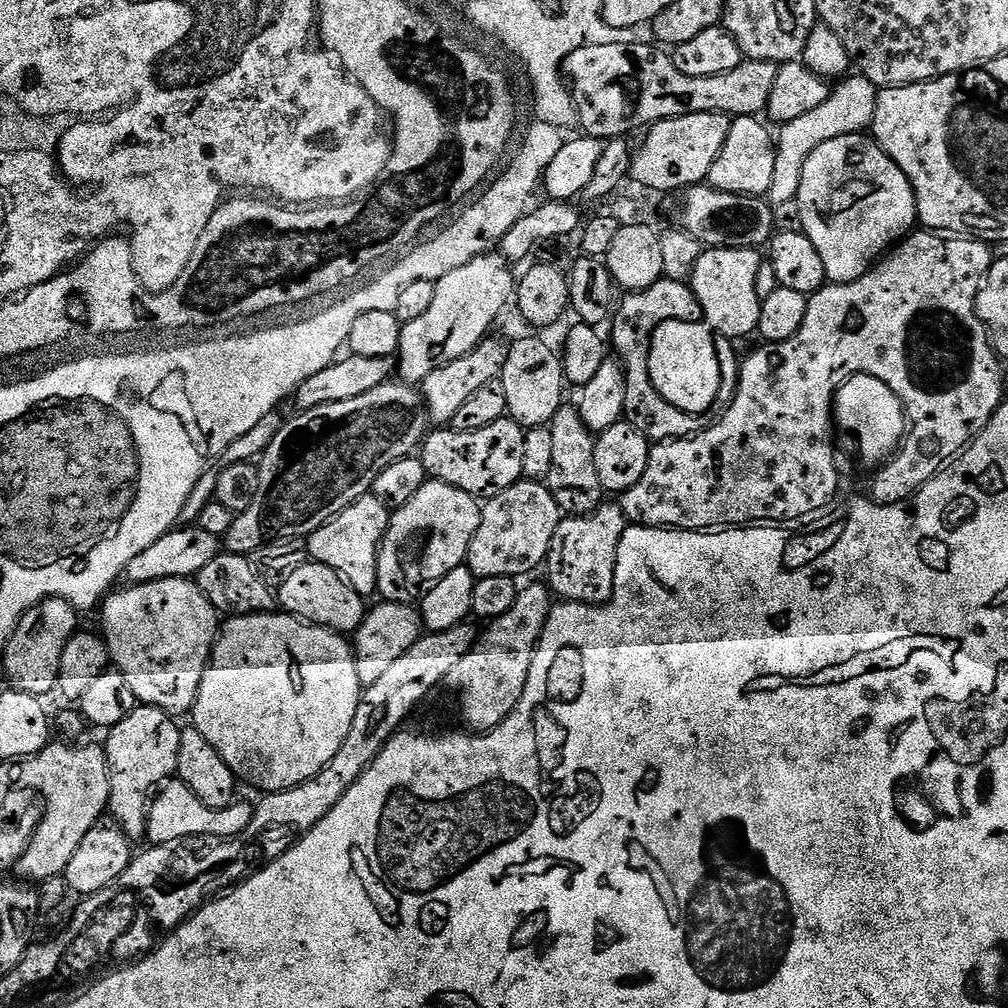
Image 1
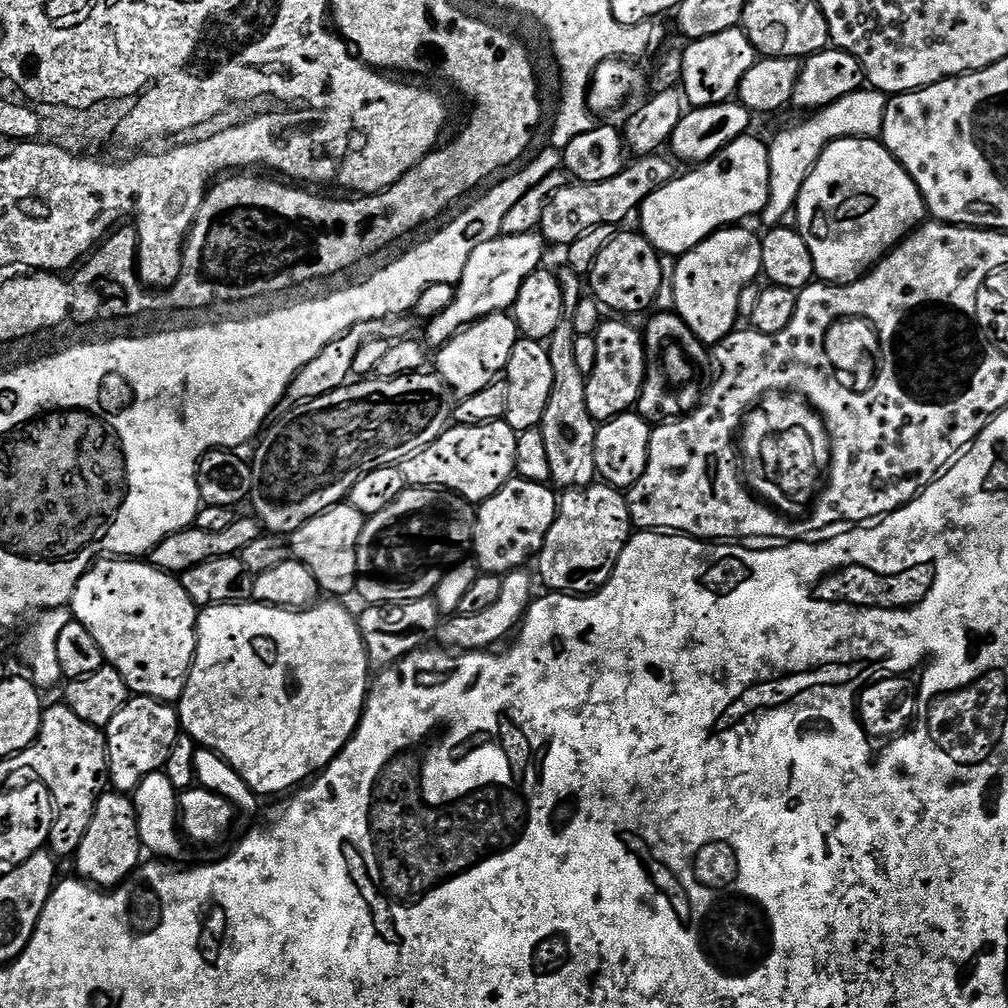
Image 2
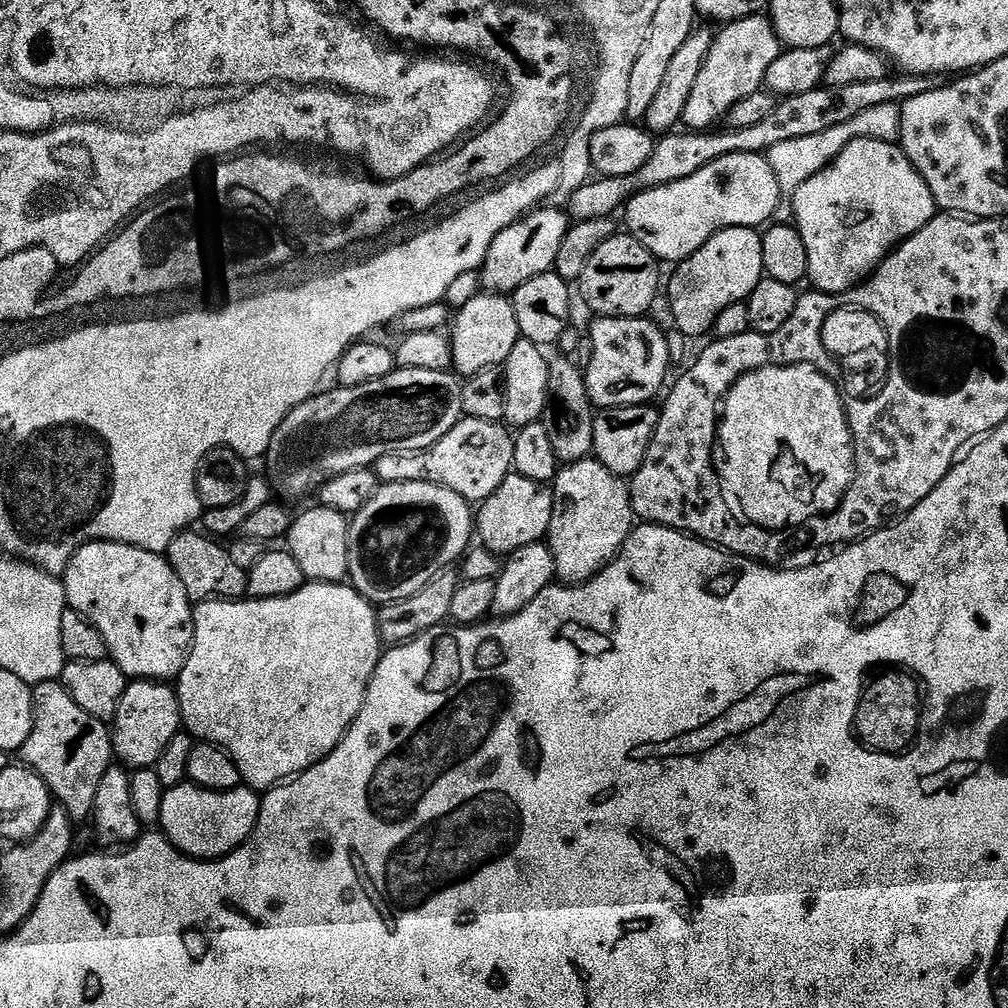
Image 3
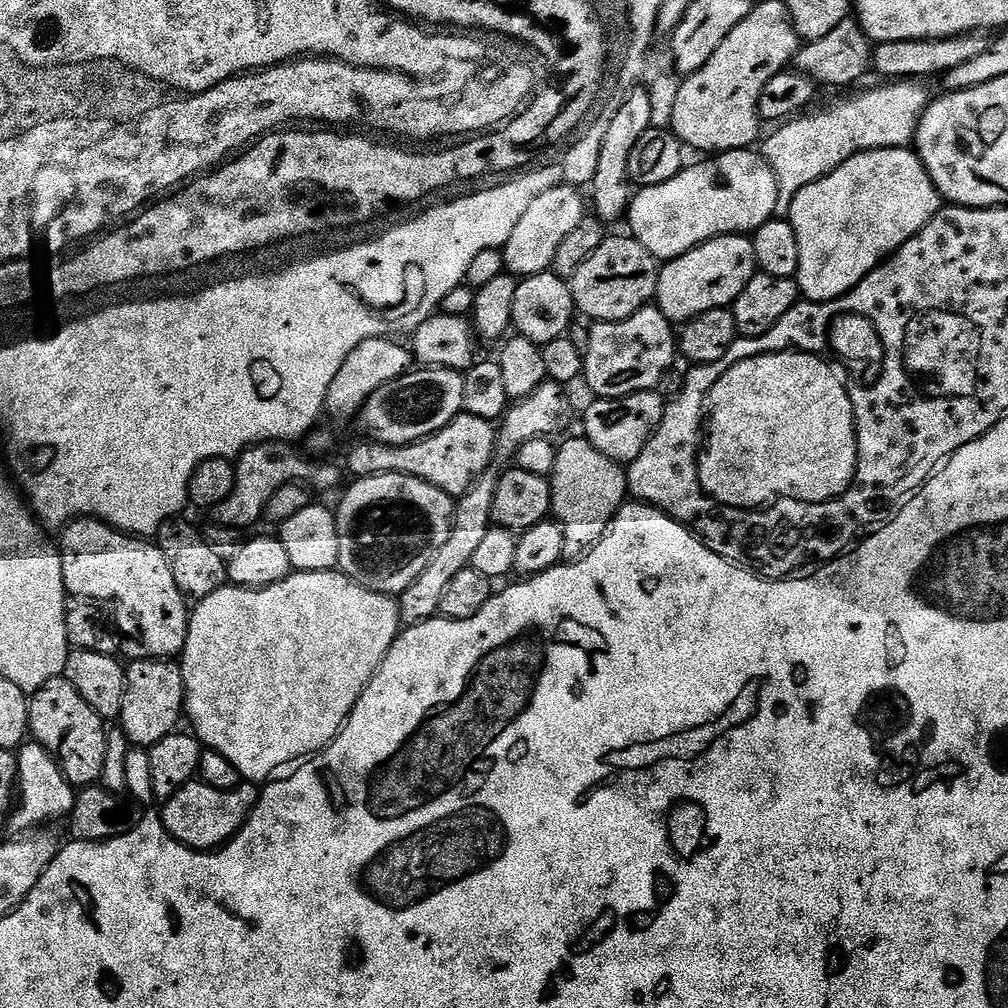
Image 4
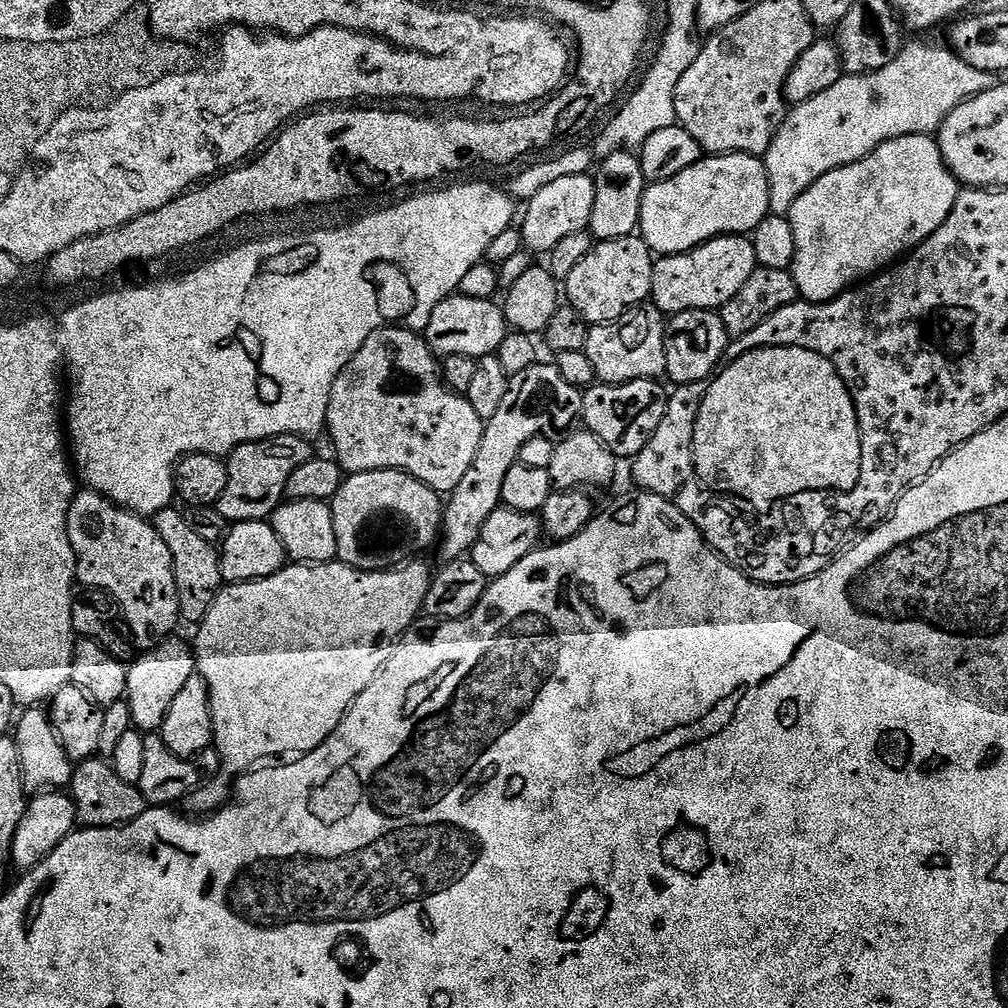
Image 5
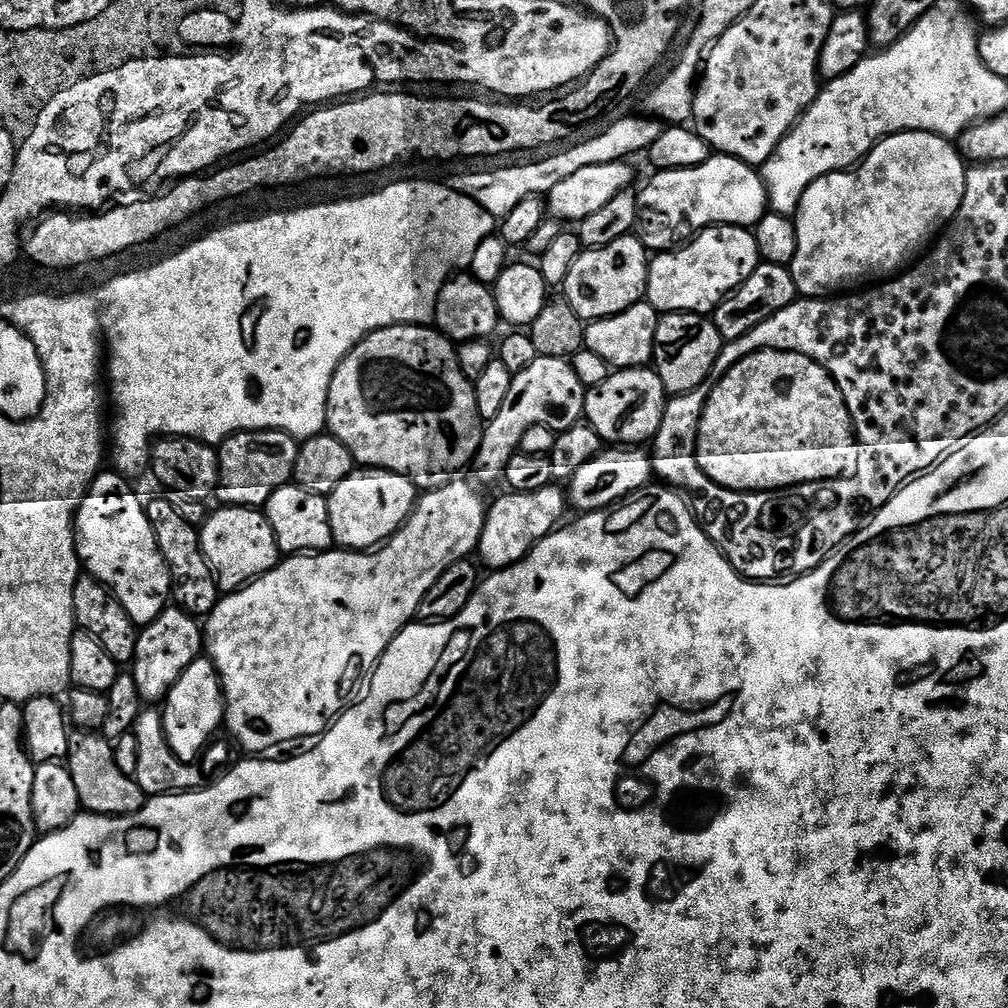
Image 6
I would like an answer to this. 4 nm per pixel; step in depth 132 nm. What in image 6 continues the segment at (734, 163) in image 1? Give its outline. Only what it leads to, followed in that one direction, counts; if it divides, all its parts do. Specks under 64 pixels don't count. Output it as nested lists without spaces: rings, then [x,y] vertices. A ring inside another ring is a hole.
[[[712,154],[704,164],[675,168],[673,172],[660,170],[655,175],[644,189],[639,189],[636,197],[638,235],[649,250],[659,249],[663,240],[674,239],[679,224],[695,230],[718,224],[739,224],[751,229],[769,211],[768,195],[759,171],[733,156]]]

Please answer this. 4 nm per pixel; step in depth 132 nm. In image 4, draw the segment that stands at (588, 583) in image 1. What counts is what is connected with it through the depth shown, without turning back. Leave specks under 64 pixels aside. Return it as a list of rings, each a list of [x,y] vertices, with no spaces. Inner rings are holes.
[[[586,438],[579,439],[568,440],[557,447],[556,465],[550,477],[551,515],[564,531],[564,554],[568,558],[579,558],[589,552],[608,533],[613,518],[630,496],[625,469],[606,458],[606,454]]]

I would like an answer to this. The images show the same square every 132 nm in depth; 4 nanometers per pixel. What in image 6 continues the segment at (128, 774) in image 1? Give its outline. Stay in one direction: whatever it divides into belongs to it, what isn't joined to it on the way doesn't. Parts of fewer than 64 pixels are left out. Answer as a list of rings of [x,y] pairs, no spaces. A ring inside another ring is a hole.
[[[175,606],[165,608],[153,624],[147,625],[140,632],[136,653],[130,665],[130,675],[138,686],[141,701],[163,701],[186,668],[202,656],[204,647],[204,633],[197,617],[189,616]]]

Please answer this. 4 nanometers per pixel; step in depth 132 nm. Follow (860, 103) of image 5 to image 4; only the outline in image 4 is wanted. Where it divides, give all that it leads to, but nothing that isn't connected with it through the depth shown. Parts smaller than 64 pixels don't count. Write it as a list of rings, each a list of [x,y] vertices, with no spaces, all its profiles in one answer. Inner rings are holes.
[[[884,82],[881,85],[881,88],[852,96],[825,112],[812,110],[789,119],[777,127],[780,128],[777,132],[763,137],[762,155],[778,182],[777,217],[788,217],[798,190],[826,178],[826,174],[838,170],[842,162],[859,152],[875,148],[908,148],[915,141],[916,127],[930,103],[930,95],[923,88],[925,85],[920,82]]]

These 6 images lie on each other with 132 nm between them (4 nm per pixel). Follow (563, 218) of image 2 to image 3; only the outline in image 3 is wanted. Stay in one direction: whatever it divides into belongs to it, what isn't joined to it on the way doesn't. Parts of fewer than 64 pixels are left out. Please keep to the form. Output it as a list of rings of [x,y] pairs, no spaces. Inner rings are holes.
[[[889,74],[878,82],[853,82],[851,86],[830,88],[821,86],[809,90],[807,94],[785,96],[777,103],[776,109],[763,122],[757,122],[749,128],[728,128],[721,130],[673,130],[661,135],[656,140],[656,153],[633,176],[610,176],[596,178],[584,184],[572,196],[570,216],[573,221],[590,218],[615,217],[616,211],[625,207],[626,201],[645,188],[666,186],[670,182],[678,182],[682,178],[690,178],[690,174],[698,174],[710,162],[718,158],[726,158],[730,154],[745,152],[746,154],[766,154],[770,146],[778,146],[778,142],[791,142],[793,138],[806,138],[809,134],[823,134],[833,126],[842,126],[842,122],[850,122],[850,118],[858,118],[858,114],[883,104],[900,104],[910,98],[918,98],[918,94],[926,94],[938,87],[935,76],[906,76]]]

